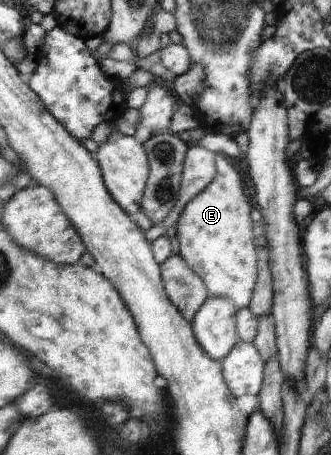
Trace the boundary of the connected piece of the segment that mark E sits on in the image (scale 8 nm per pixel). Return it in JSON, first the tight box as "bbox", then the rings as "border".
{"bbox":[174,152,258,310],"border":[[[215,152],[214,155],[215,177],[207,189],[187,203],[174,221],[177,223],[176,239],[179,241],[181,257],[187,267],[203,280],[208,297],[229,297],[239,310],[250,304],[258,276],[254,225],[239,171],[229,159],[227,161],[225,154]]]}

